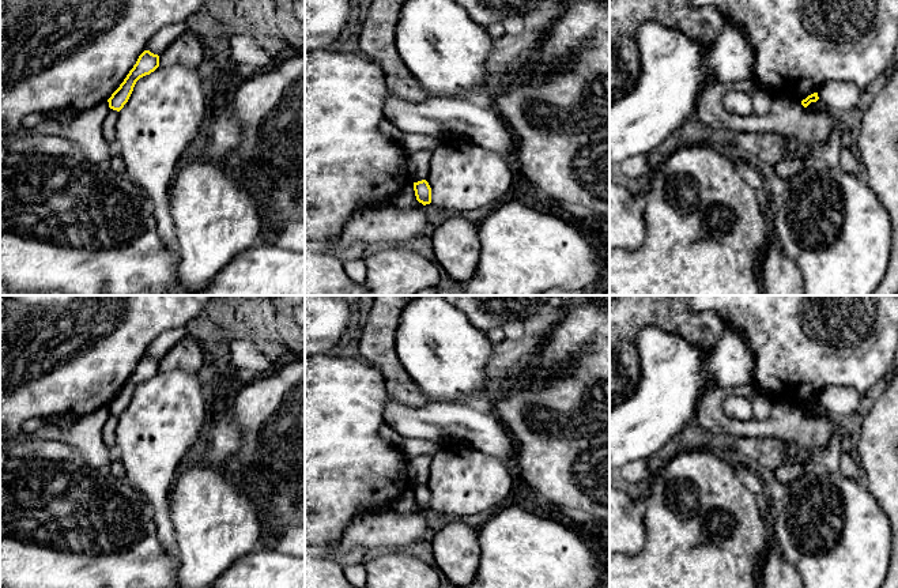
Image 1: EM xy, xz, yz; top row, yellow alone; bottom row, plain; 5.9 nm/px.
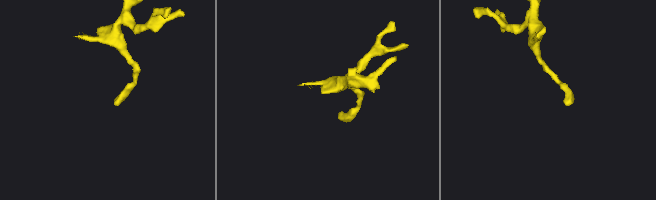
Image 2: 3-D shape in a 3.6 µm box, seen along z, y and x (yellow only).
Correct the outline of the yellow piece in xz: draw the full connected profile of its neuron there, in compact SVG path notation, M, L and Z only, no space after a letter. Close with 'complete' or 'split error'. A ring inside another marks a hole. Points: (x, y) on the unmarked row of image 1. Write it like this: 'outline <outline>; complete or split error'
outline M426 485L414 487L414 495L419 508L422 508L423 510L431 508L431 493Z; complete

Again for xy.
outline M144 355L133 373L129 376L124 387L120 389L120 392L112 399L112 402L107 404L109 412L113 415L120 416L124 410L128 407L133 392L136 387L154 377L159 372L159 361L151 358L150 355Z; complete

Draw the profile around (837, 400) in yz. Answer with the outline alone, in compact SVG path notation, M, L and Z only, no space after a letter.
M842 385L826 387L819 395L818 402L830 418L850 415L859 410L863 395L854 388Z

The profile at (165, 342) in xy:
M185 327L165 331L158 335L147 347L146 355L154 359L161 359L165 357L178 342L184 338L190 336Z

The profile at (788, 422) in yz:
M709 380L698 402L694 423L722 440L766 437L795 442L801 449L823 449L835 431L833 418L829 415L812 418L801 406L792 403L773 403L771 414L765 421L729 419L724 415L722 402L732 395L752 400L756 393L752 384L722 388Z

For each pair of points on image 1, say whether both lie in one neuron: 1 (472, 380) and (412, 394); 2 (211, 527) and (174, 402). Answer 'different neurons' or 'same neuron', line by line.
1: different neurons
2: different neurons

